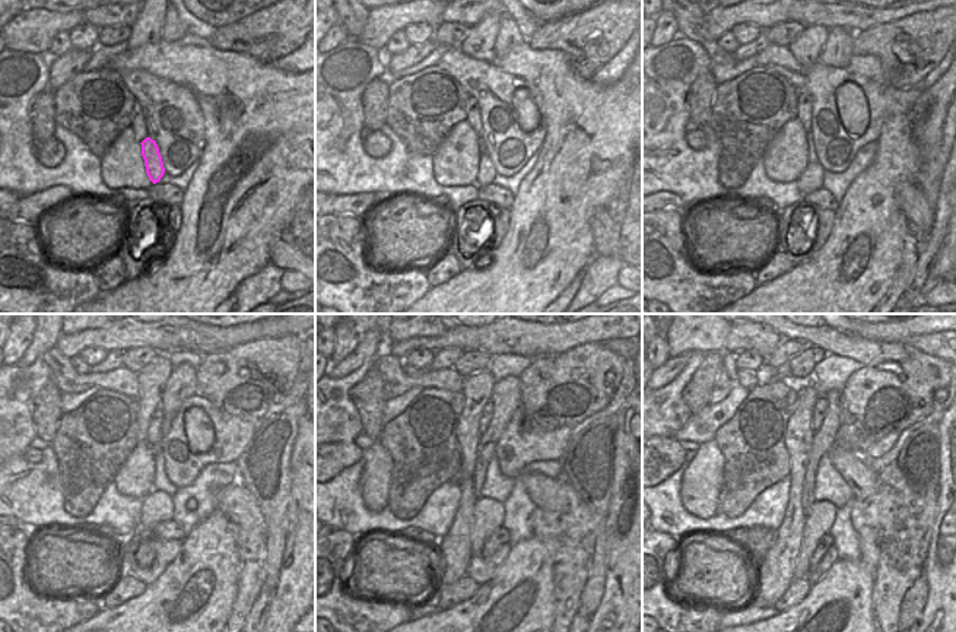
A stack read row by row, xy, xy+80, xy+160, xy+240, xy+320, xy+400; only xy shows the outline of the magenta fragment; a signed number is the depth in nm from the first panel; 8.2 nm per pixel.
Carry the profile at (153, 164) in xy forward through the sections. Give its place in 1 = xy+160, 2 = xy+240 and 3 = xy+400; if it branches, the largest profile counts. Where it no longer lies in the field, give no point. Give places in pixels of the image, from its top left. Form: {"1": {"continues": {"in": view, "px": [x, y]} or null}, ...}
{"1": {"continues": {"in": "xy+160", "px": [812, 178]}}, "2": {"continues": {"in": "xy+240", "px": [153, 511]}}, "3": {"continues": {"in": "xy+400", "px": [816, 526]}}}

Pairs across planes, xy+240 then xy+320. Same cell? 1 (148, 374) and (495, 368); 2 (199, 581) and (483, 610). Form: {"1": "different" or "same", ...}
{"1": "different", "2": "same"}

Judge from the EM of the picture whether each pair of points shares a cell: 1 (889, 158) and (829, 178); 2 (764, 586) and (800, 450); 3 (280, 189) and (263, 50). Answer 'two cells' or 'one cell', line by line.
1: two cells
2: one cell
3: two cells

